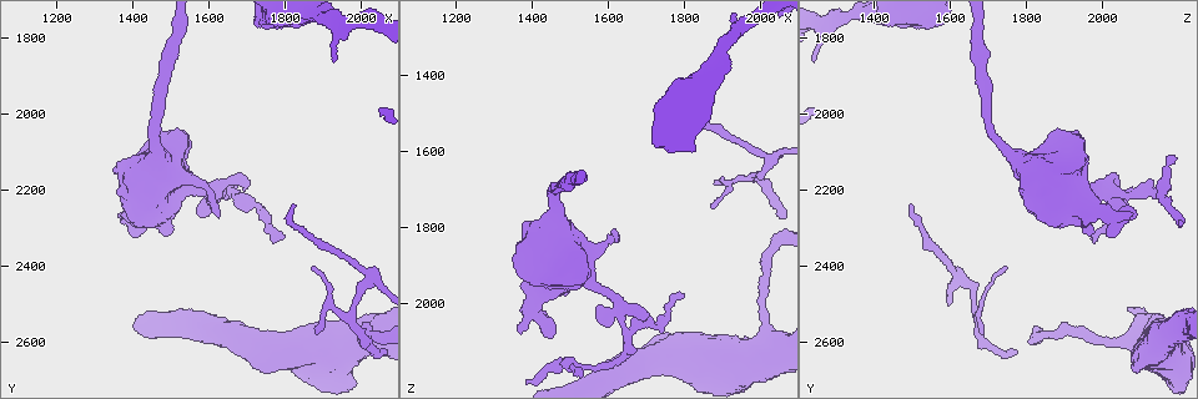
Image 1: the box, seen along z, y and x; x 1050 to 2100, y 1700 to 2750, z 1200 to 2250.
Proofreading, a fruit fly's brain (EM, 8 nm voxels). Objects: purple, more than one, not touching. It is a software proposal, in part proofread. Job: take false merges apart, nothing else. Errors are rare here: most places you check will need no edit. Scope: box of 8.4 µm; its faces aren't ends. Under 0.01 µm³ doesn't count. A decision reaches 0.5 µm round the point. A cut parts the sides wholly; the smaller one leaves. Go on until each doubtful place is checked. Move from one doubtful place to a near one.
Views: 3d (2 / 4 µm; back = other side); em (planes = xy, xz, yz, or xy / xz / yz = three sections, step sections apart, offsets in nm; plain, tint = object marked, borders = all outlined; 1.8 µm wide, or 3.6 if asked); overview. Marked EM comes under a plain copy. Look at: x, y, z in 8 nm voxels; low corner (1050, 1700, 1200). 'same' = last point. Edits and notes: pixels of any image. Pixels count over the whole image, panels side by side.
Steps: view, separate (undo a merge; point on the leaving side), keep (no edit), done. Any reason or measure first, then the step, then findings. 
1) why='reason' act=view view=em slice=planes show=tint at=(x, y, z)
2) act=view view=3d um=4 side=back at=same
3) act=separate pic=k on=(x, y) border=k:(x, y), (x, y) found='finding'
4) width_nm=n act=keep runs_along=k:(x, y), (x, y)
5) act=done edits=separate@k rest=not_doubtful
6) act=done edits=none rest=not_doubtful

why='three-way junction' act=view view=em slice=planes show=borders at=(2030, 2425, 1615)

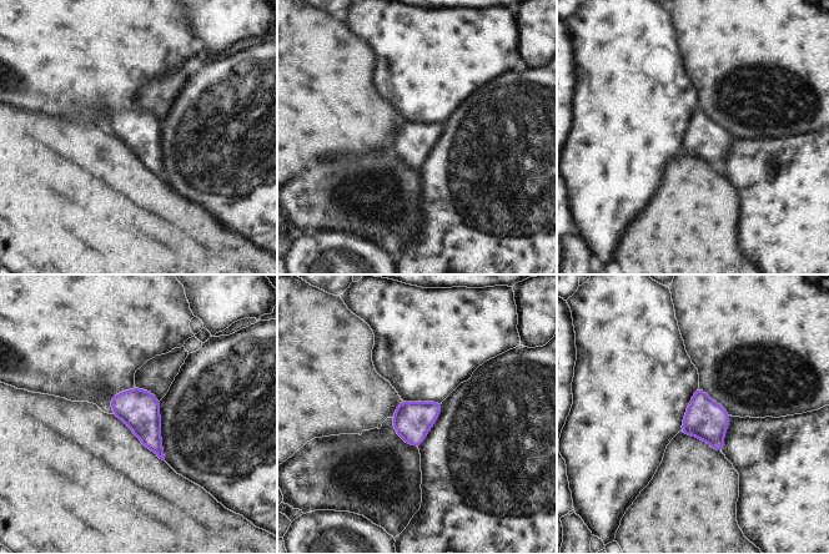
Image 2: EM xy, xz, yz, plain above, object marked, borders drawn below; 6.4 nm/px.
width_nm=260 act=keep found='one neuron here'

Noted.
act=view view=em slice=xy step=16 show=tint at=(1970, 2535, 1670)

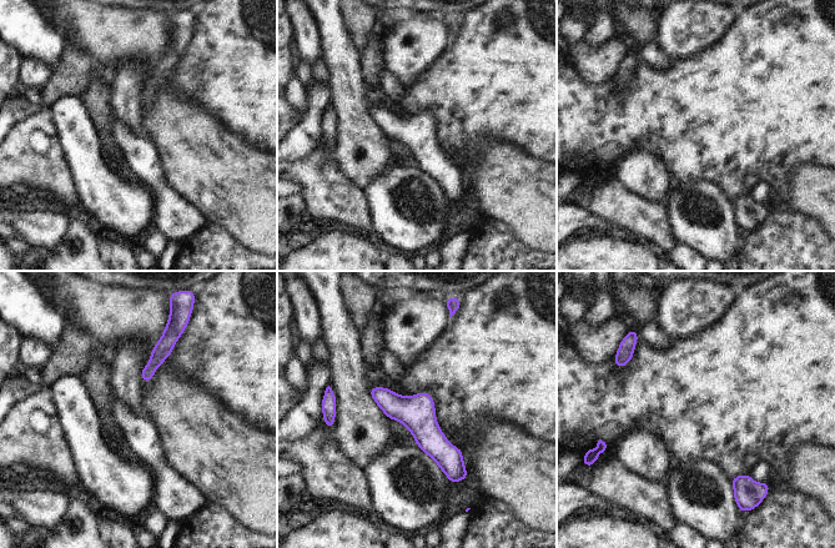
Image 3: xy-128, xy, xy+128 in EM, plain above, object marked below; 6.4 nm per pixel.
act=view view=em slice=planes show=tint at=same

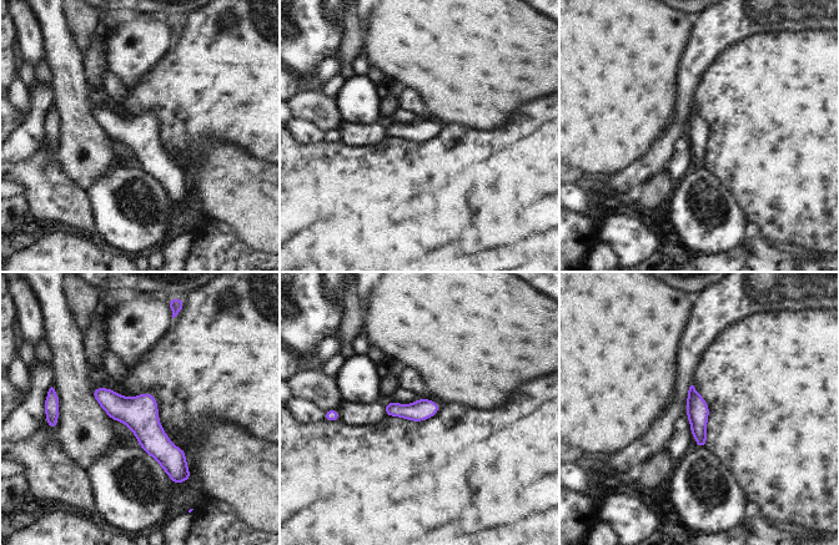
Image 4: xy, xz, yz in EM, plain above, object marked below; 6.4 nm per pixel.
act=keep runs_along=4:(95, 390), (156, 443), (179, 475) found='one neuron here'

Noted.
why='two arms at a narrow angle' act=view view=3d um=2 at=(1645, 2210, 2065)

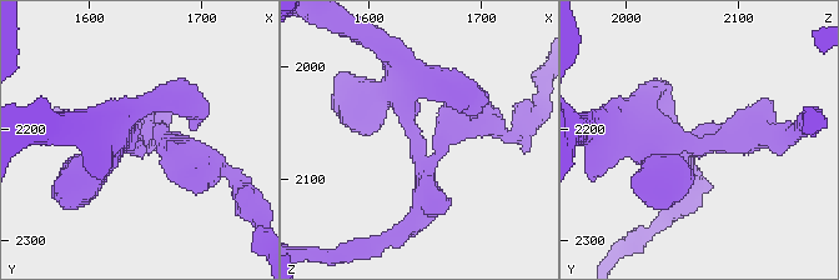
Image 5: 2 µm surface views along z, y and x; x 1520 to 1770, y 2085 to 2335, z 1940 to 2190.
arms=4 why='shape alone is not enough' act=view view=em slice=xz step=16 show=tint at=(1646, 2214, 2058)

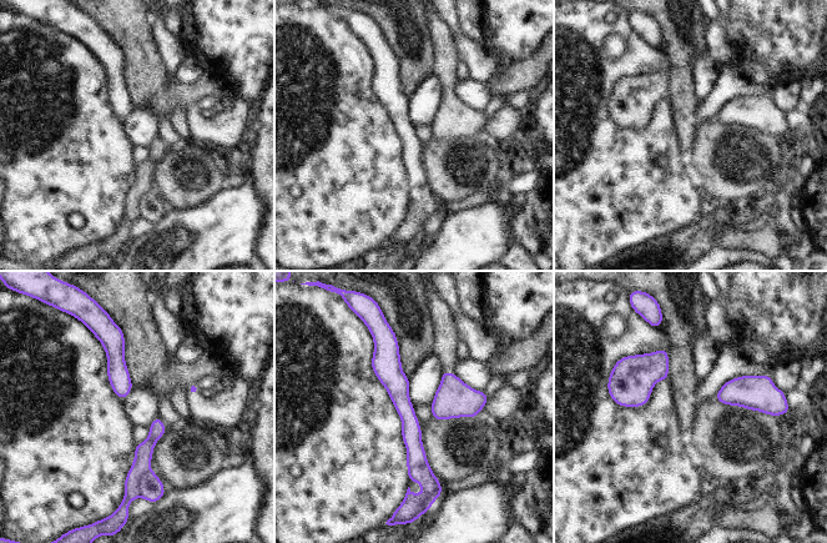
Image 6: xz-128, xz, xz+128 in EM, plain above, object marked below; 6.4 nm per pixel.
act=view view=em slice=planes show=tint at=same

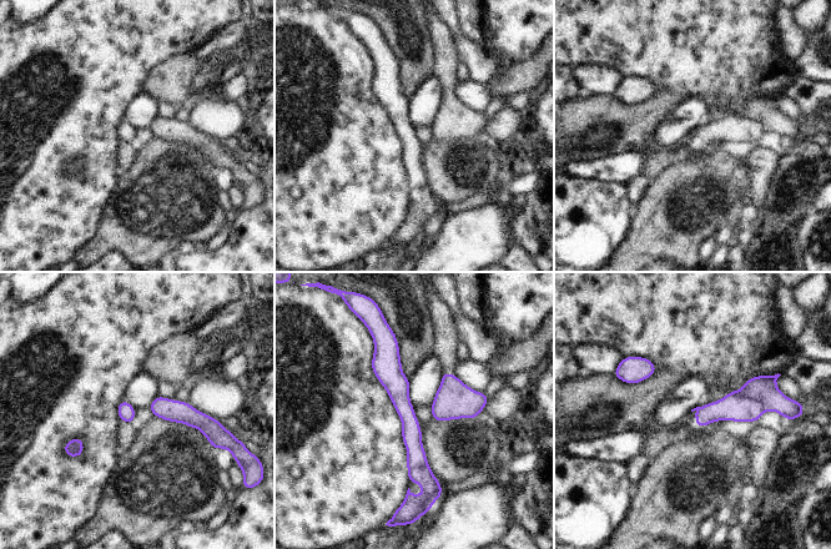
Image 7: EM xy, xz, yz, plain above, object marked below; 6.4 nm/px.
act=separate pic=7 on=(759, 388) border=7:(728, 393), (758, 399), (765, 409) found='a second neuron is stuck on'

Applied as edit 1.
why='redraw' act=view view=overview

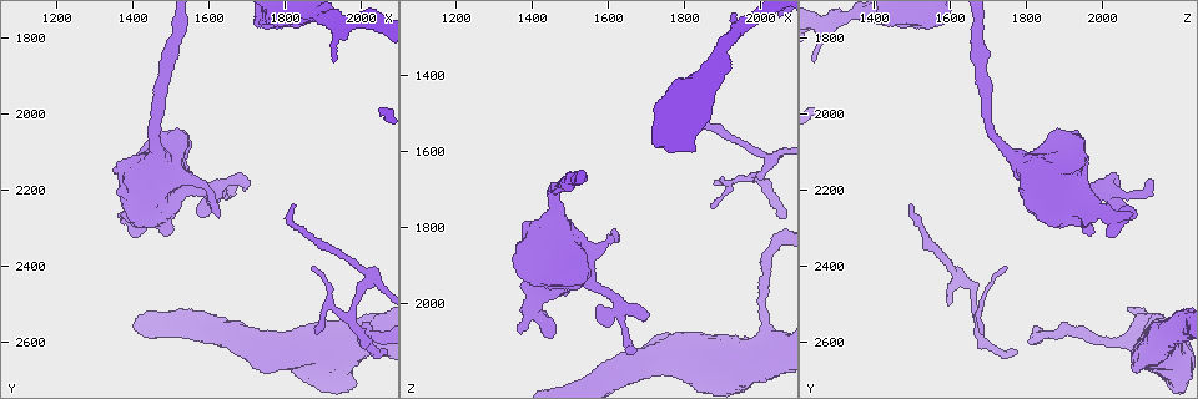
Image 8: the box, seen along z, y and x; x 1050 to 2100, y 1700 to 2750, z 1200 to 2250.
why='closes a loop' act=view view=em um=3.6 slice=xz step=4 show=tint at=(1625, 2200, 1995)

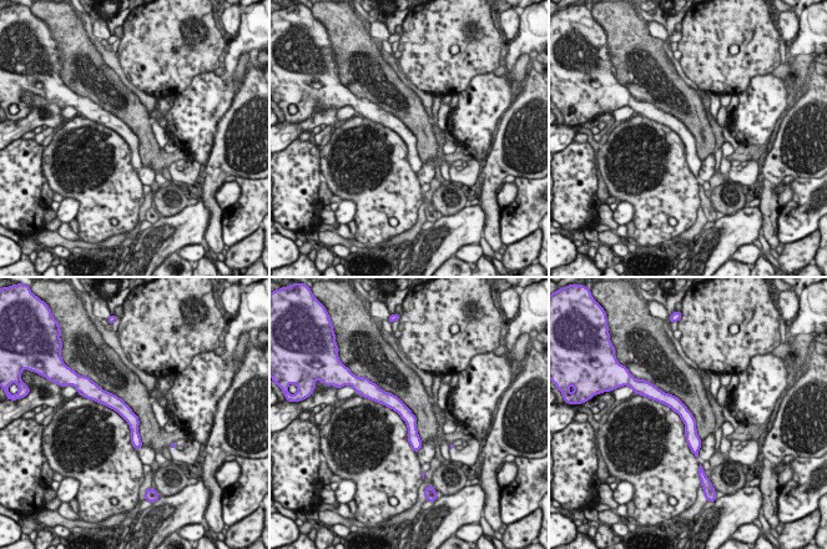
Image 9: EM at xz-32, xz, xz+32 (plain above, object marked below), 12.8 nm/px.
act=view view=em um=3.6 slice=planes show=tint at=same

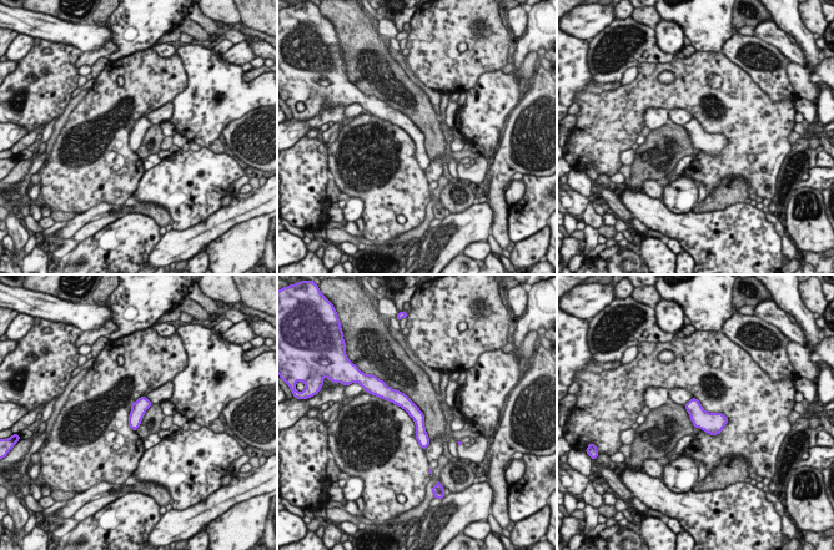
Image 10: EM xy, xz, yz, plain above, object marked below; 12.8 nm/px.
width_nm=160 act=keep runs_along=10:(390, 392), (418, 417), (423, 444) found='continuous, no second neuron'

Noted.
act=done edits=separate@7 rest=not_doubtful

